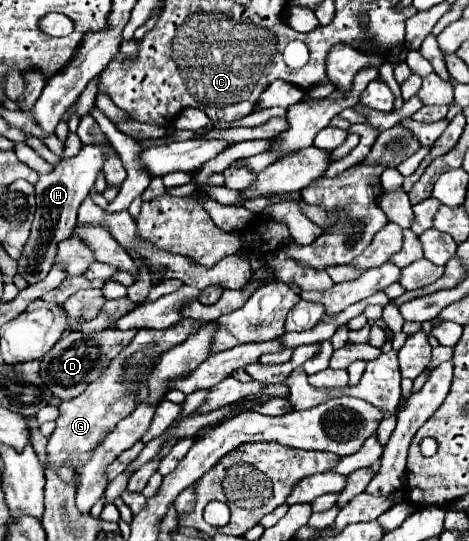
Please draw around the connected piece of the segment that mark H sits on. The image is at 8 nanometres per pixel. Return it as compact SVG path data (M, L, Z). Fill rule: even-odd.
M68 133L68 139L64 143L64 153L58 157L49 157L47 147L32 135L26 134L26 144L52 165L56 165L58 161L64 159L62 163L58 163L54 167L52 173L40 175L40 179L36 183L36 205L38 207L36 207L36 215L34 215L34 221L32 221L28 243L24 245L22 255L18 259L18 273L24 277L24 281L28 285L34 285L34 283L42 281L48 275L48 271L52 269L54 257L56 257L56 251L58 251L58 243L72 235L74 225L76 225L76 211L78 211L80 203L88 197L88 193L98 207L104 209L108 205L108 201L102 197L102 193L92 189L92 185L96 181L96 175L102 171L104 153L106 153L108 147L106 145L86 145L86 147L82 147L82 141L78 139L76 133ZM66 157L72 157L72 159L66 159Z

